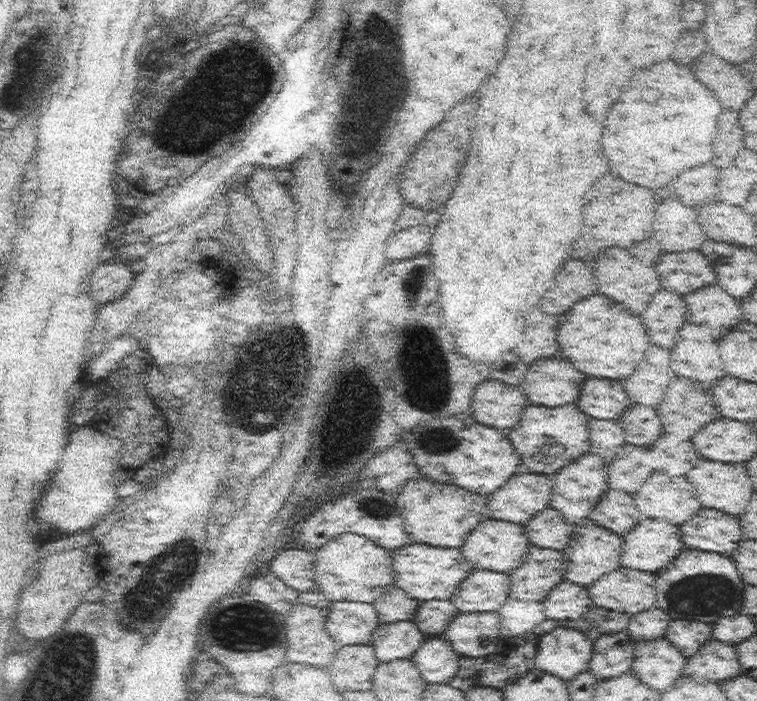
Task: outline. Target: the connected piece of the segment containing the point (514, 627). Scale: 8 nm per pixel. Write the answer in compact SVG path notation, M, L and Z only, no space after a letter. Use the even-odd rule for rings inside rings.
M509 598L510 602L502 607L500 634L505 642L516 636L528 633L548 618L544 612L544 602L526 602L528 598Z

